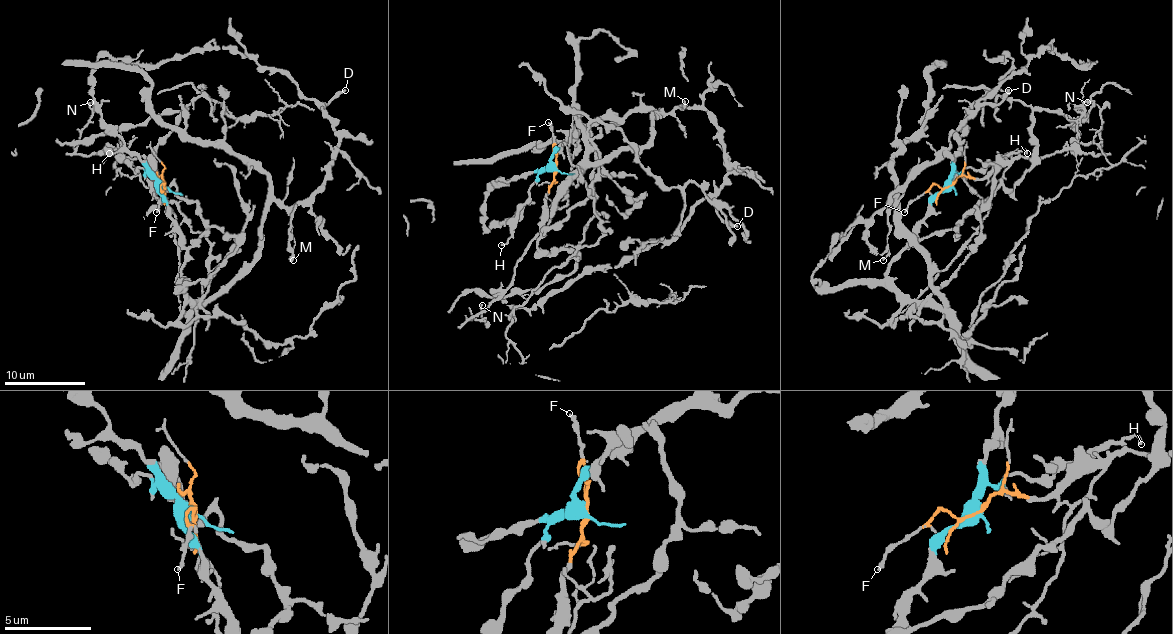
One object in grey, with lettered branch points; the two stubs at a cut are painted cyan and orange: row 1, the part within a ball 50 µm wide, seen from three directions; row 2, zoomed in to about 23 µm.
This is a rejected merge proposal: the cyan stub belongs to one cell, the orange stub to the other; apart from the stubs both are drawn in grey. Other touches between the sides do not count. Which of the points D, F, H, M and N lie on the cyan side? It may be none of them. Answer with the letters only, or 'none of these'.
D, H, M

